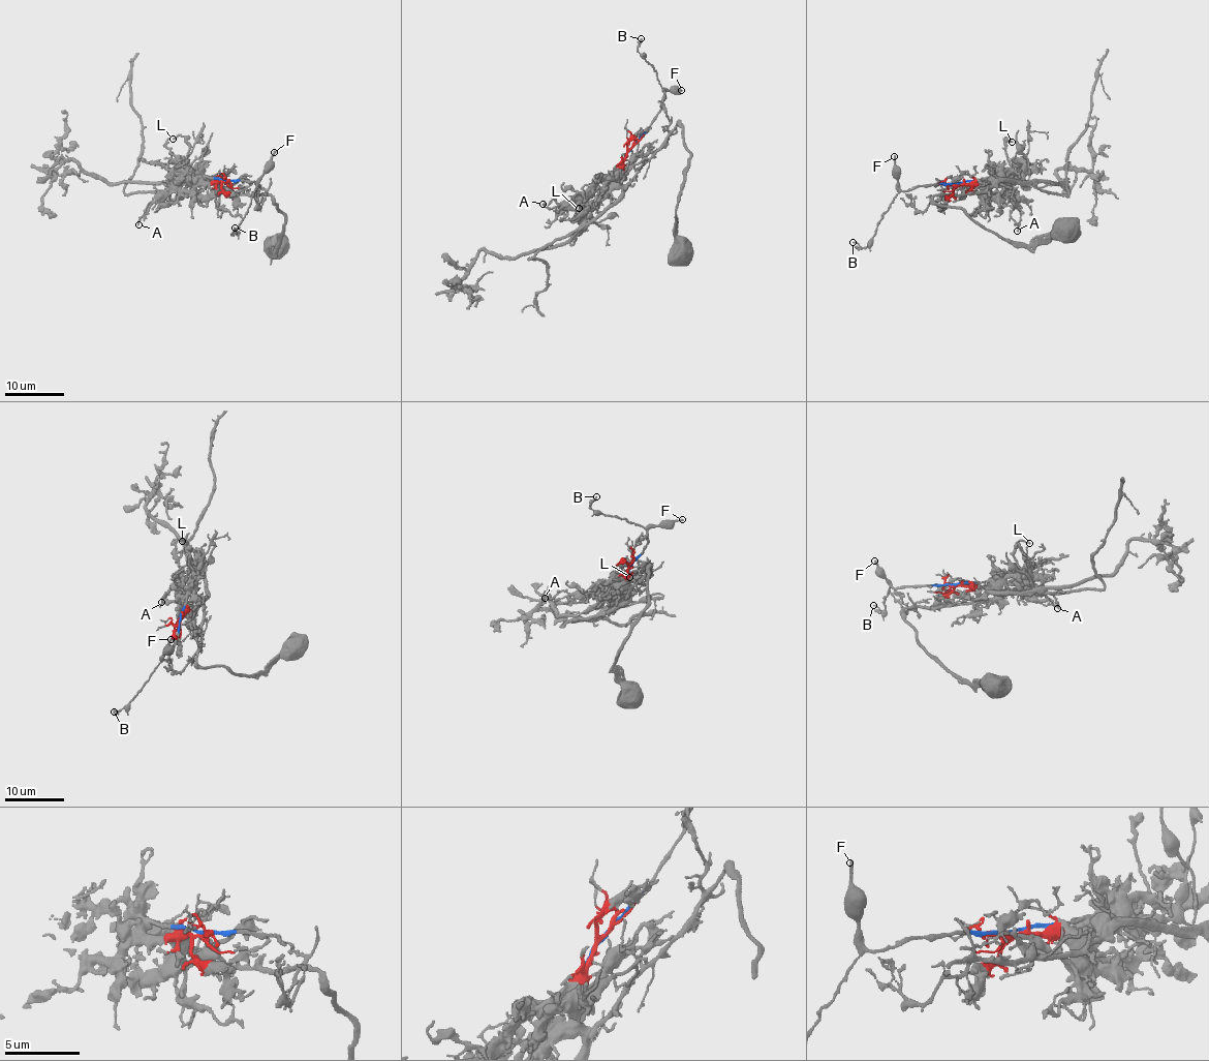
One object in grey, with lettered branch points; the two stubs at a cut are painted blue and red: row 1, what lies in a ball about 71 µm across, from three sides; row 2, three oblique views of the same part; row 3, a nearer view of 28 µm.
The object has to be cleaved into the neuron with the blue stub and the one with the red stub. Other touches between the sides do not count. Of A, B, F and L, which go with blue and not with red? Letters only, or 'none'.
B, F

